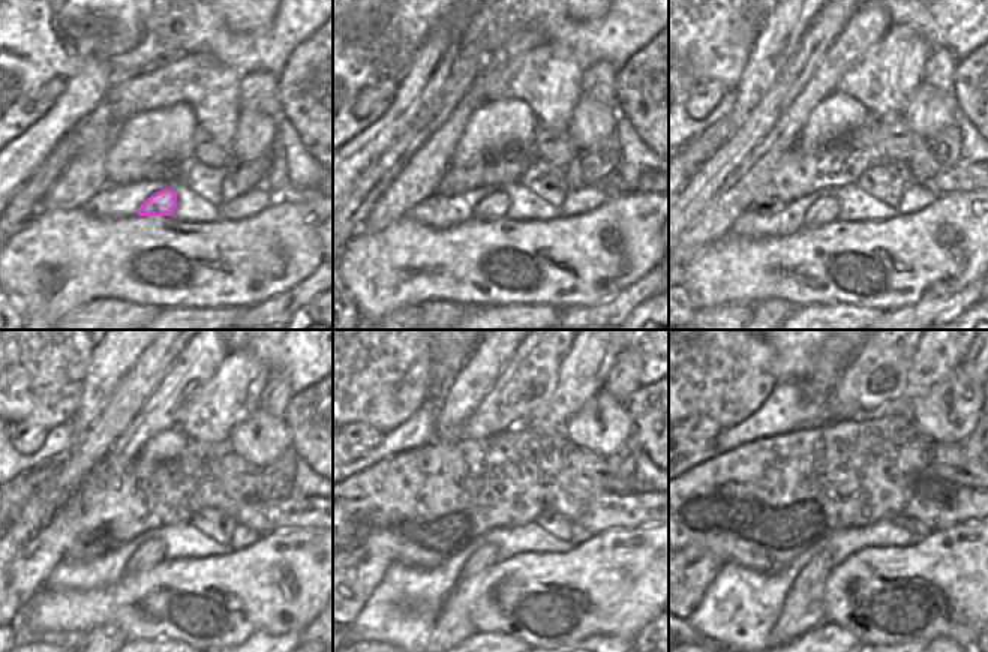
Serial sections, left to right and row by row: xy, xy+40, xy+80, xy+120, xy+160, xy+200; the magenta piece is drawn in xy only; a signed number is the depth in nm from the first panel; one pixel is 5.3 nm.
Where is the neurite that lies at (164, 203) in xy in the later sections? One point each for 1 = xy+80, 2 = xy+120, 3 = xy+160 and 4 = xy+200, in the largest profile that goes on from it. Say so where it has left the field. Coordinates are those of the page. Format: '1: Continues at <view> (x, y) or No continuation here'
1: Continues at xy+80 (826, 210)
2: Continues at xy+120 (152, 552)
3: Continues at xy+160 (453, 625)
4: Continues at xy+200 (804, 609).

